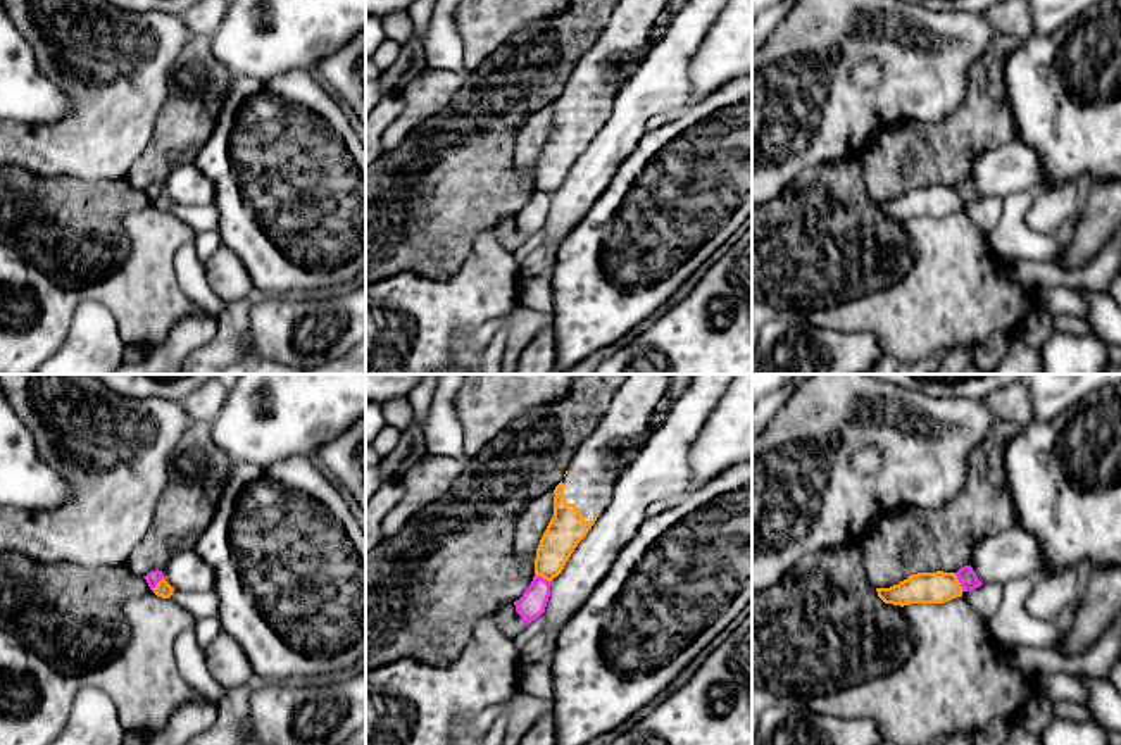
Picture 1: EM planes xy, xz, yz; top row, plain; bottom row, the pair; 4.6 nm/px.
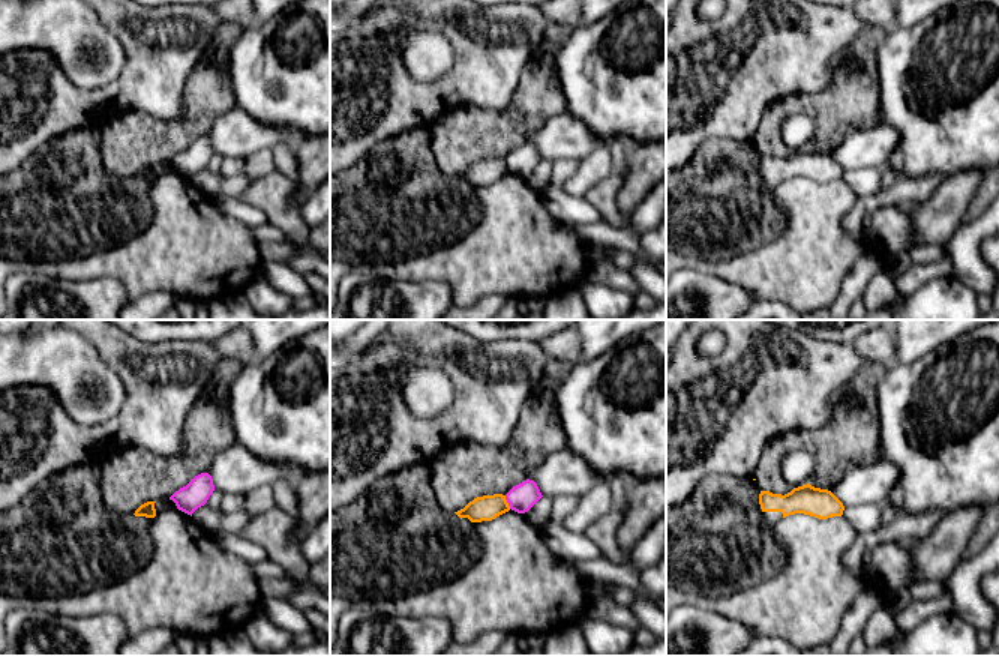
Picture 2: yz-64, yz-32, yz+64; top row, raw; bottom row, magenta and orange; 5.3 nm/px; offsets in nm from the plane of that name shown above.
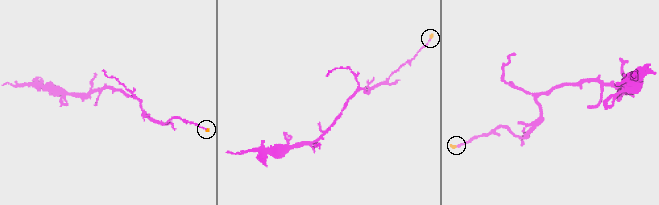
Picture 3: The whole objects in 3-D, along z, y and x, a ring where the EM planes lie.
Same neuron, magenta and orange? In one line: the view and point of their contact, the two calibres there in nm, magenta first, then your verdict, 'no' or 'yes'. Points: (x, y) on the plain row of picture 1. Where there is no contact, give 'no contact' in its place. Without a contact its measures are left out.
contact yz (959, 195); calibres 90 and 150 nm; no

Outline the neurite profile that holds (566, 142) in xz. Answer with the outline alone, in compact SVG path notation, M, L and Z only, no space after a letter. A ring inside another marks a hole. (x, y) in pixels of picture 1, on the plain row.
M621 0L616 5L597 43L579 59L569 76L564 93L554 103L554 131L536 162L536 190L547 195L557 191L578 157L607 122L617 93L643 60L640 52L648 43L654 24L664 14L667 2L669 0Z

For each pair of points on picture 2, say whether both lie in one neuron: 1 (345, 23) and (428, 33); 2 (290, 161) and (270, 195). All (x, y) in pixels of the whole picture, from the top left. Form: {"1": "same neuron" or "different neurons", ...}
{"1": "same neuron", "2": "different neurons"}

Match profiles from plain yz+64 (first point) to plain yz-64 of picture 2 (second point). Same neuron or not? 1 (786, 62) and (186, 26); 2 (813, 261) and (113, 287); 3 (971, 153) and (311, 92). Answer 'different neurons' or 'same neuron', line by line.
1: same neuron
2: different neurons
3: same neuron

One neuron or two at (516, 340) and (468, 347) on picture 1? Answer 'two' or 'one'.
one

